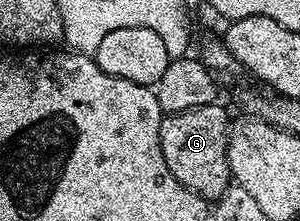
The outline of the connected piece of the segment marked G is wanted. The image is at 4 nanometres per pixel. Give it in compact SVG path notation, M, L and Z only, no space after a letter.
M217 103L185 113L170 113L160 122L160 146L166 167L170 167L170 175L174 175L185 189L205 199L221 197L232 181L228 166L230 120L222 105Z

